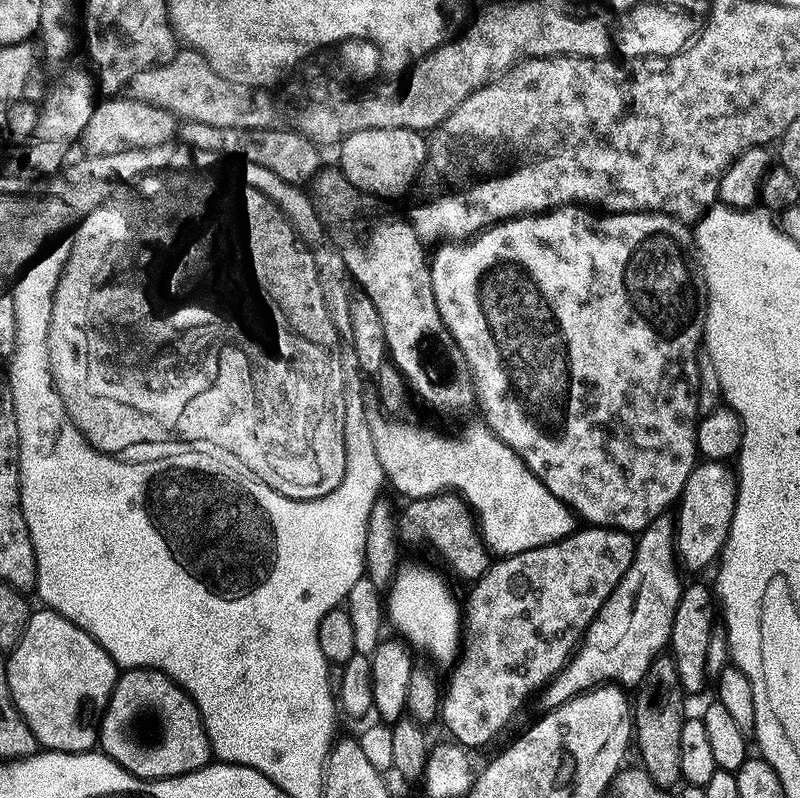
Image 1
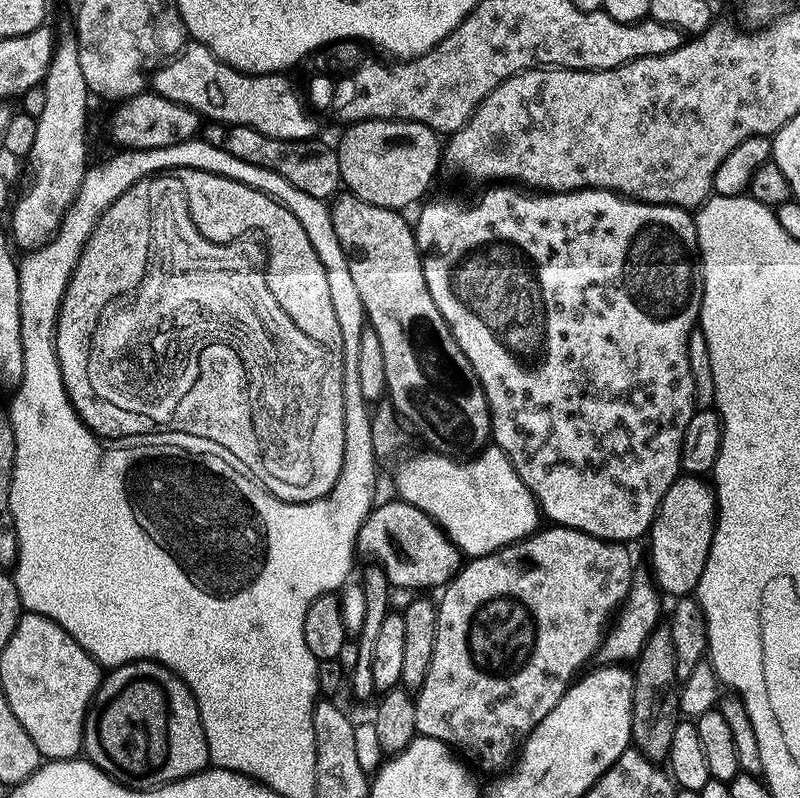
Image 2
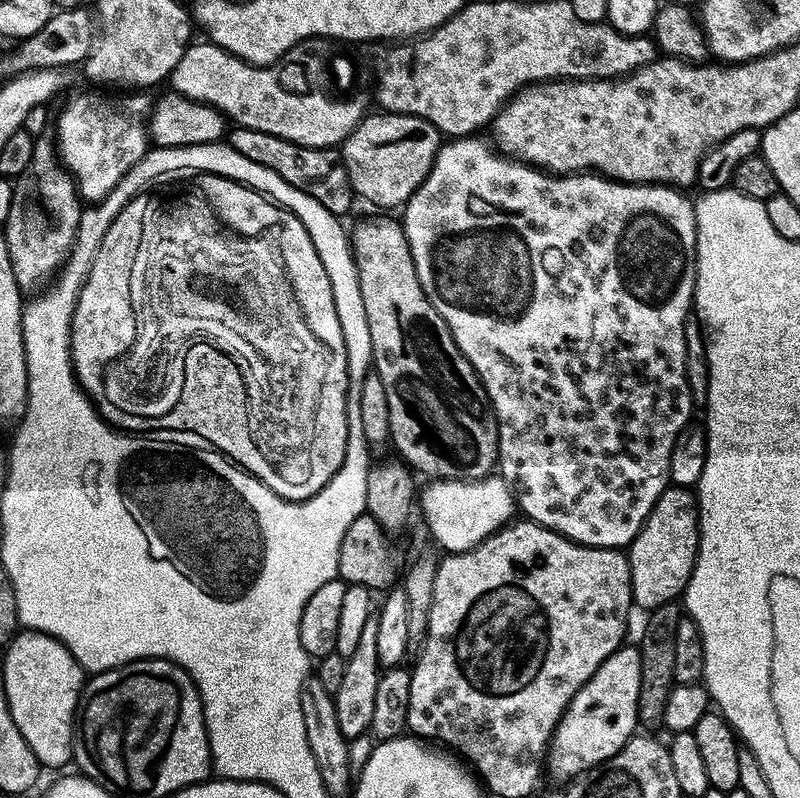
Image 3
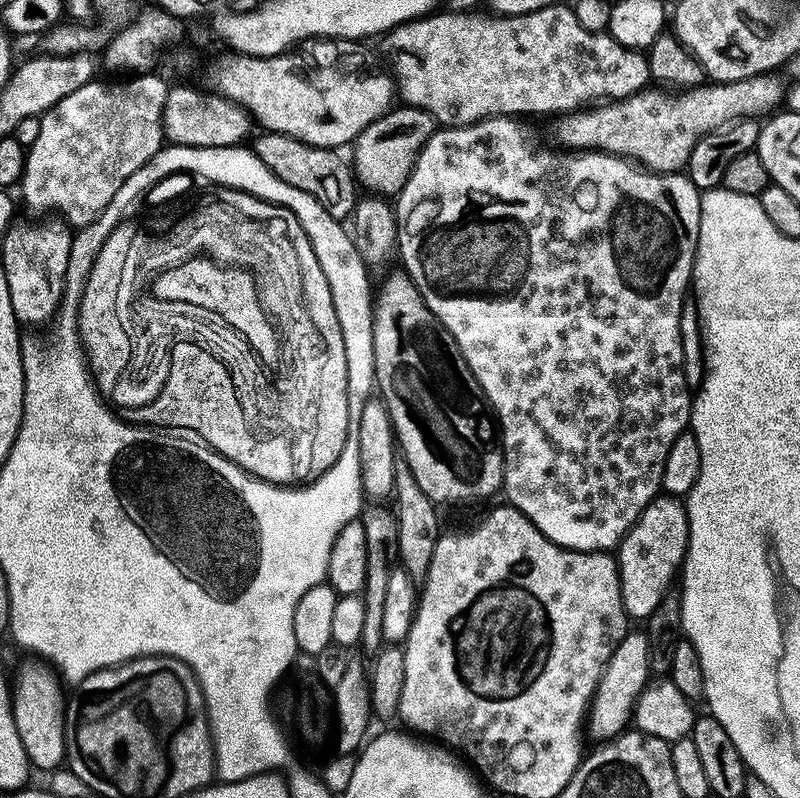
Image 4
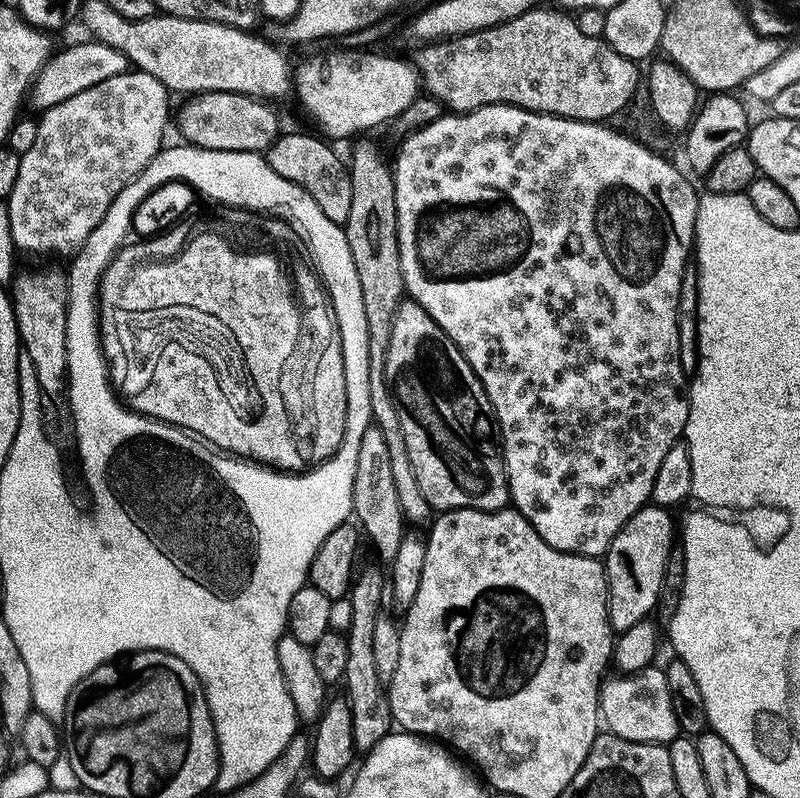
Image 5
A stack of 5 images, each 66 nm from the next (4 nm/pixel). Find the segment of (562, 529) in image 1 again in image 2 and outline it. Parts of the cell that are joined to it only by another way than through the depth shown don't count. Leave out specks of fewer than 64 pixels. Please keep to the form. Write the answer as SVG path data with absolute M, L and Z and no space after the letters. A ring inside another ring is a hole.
M496 445L481 451L474 462L460 463L441 453L425 453L399 466L397 497L403 503L417 506L436 521L465 557L489 556L519 544L539 531L542 521L539 501L522 482L508 455Z

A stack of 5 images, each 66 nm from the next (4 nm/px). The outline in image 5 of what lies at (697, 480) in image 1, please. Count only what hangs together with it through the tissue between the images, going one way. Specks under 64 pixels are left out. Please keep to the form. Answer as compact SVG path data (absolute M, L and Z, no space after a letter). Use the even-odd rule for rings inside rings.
M644 508L612 540L604 569L608 575L608 605L613 632L619 634L638 626L657 611L659 595L662 594L666 566L673 547L678 544L678 524L672 521L673 513L666 508Z

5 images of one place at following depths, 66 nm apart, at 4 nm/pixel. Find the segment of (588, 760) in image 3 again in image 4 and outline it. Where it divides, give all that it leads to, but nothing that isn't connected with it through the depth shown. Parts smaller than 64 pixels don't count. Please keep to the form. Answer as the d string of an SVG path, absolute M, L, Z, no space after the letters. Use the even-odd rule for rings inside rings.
M636 630L629 631L628 636L618 646L618 650L614 650L588 713L586 732L591 739L593 736L596 742L607 742L629 731L634 720L636 703L648 687L650 677L653 675L652 650L647 635L643 631L636 632Z

